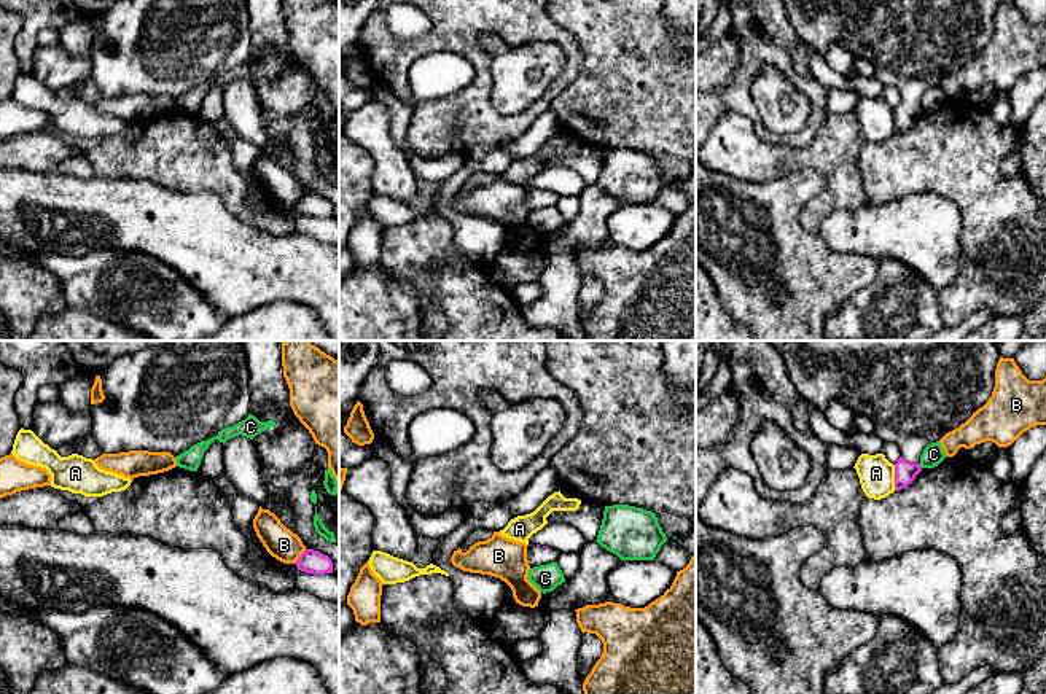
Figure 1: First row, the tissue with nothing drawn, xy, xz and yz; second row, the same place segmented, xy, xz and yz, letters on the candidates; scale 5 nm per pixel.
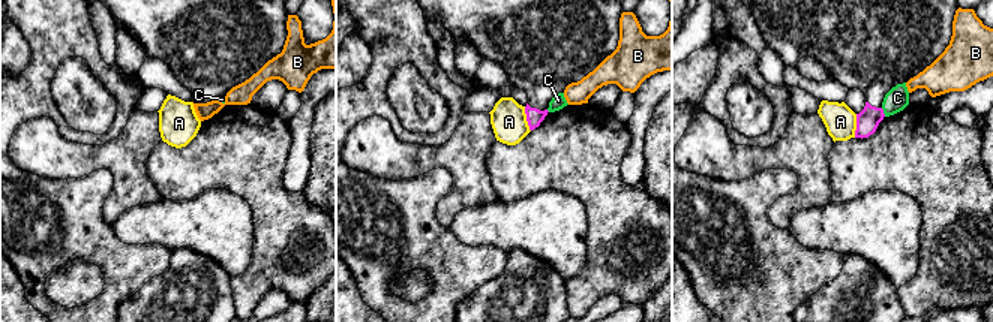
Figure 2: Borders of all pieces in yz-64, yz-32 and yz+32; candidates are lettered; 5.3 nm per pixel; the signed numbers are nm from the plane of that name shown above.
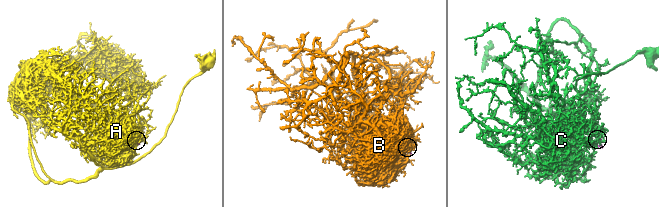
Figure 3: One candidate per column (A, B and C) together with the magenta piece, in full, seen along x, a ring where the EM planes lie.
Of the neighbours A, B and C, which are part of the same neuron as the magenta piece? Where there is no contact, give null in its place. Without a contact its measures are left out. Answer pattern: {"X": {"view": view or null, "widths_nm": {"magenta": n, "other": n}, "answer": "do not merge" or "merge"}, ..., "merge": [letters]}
{"A": {"view": "yz", "widths_nm": {"magenta": 110, "other": 180}, "answer": "do not merge"}, "B": {"view": "xy", "widths_nm": {"magenta": 120, "other": 160}, "answer": "do not merge"}, "C": {"view": "yz", "widths_nm": {"magenta": 110, "other": 110}, "answer": "do not merge"}, "merge": []}

